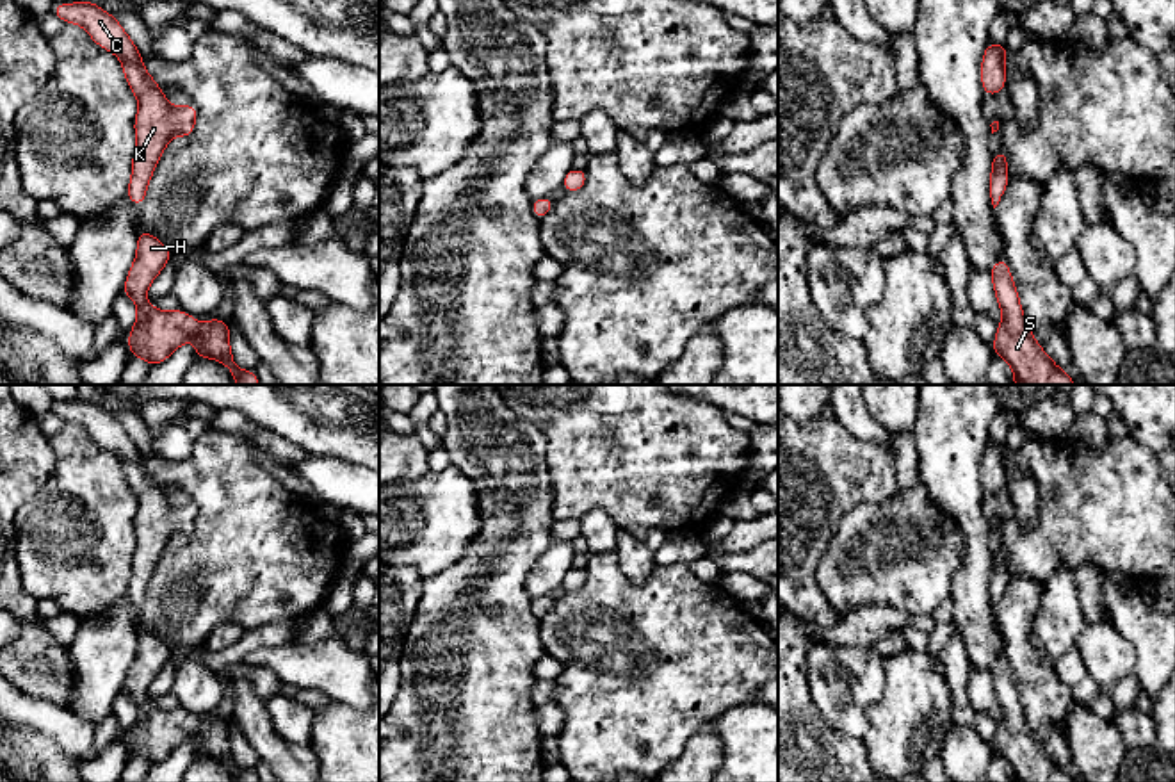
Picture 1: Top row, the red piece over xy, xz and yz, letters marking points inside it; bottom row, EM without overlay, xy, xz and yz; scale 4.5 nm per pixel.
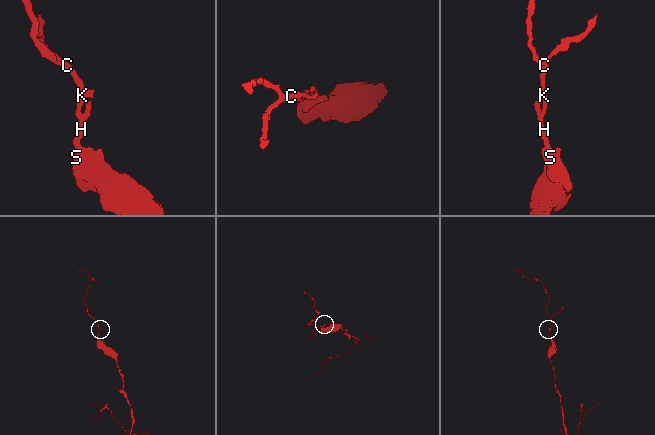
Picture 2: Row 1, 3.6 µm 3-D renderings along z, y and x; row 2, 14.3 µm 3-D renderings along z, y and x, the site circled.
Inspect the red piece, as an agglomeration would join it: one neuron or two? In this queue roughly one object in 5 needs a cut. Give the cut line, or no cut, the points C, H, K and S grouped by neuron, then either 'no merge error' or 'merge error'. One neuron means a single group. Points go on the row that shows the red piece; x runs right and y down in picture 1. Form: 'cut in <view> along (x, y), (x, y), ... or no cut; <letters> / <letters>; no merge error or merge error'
no cut; C H K S; no merge error

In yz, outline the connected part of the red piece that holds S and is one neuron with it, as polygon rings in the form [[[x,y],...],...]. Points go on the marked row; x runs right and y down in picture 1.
[[[1006,257],[995,262],[990,278],[1004,315],[1004,321],[997,324],[992,351],[1013,367],[1015,385],[1075,385],[1031,333]]]

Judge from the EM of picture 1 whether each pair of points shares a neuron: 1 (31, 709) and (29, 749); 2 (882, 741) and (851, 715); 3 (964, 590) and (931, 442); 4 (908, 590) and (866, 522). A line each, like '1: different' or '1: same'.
1: different
2: different
3: same
4: same

